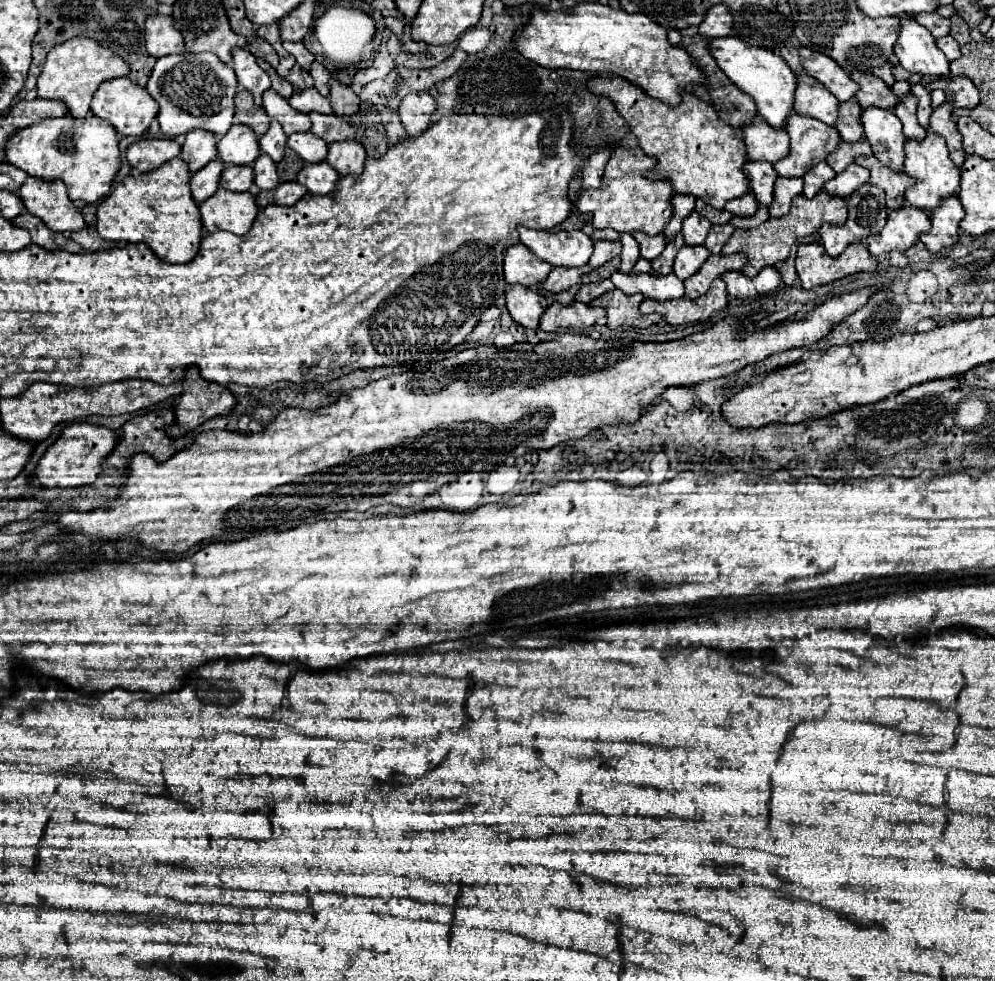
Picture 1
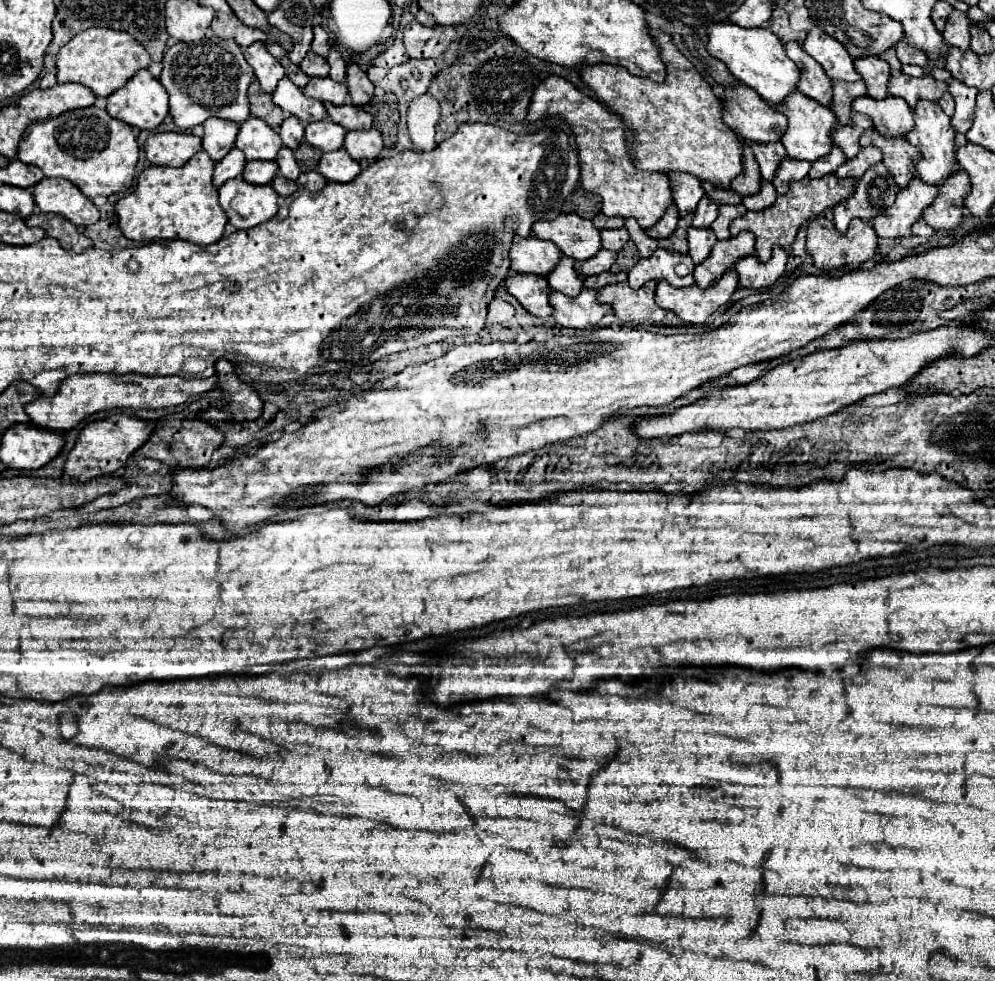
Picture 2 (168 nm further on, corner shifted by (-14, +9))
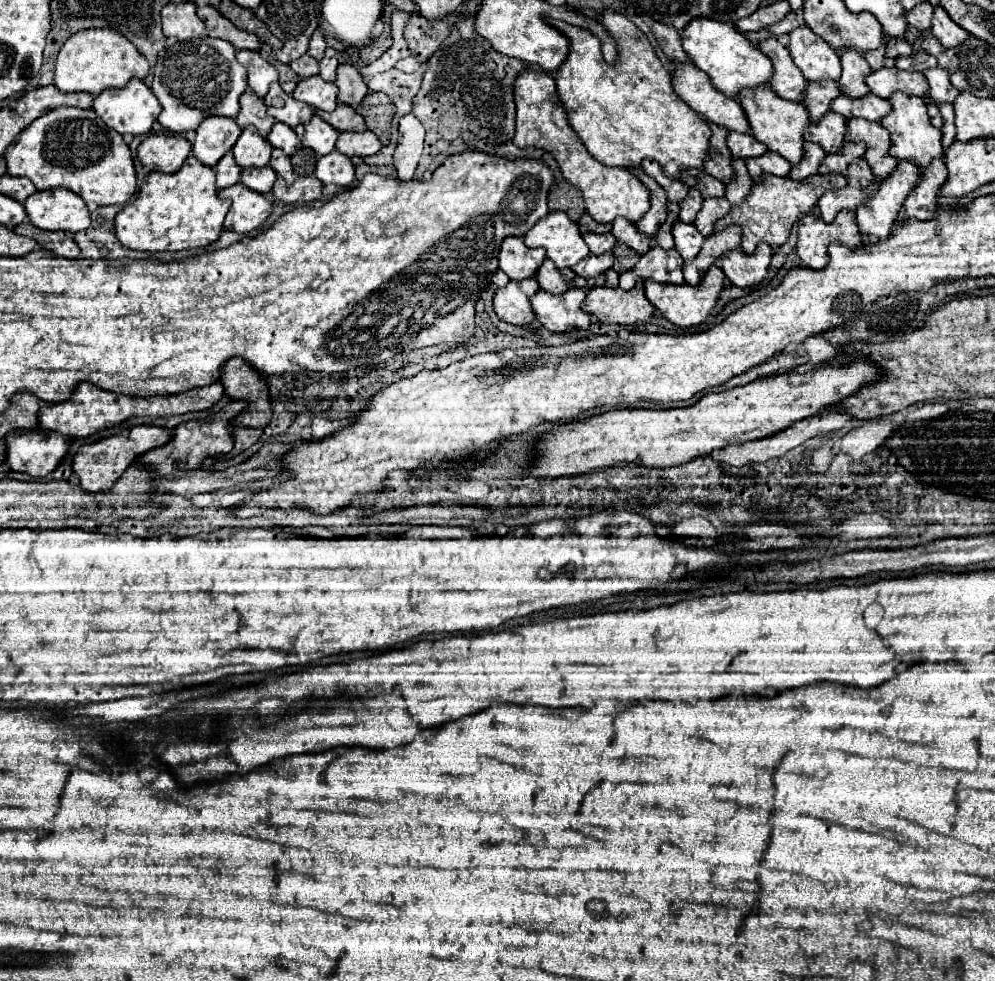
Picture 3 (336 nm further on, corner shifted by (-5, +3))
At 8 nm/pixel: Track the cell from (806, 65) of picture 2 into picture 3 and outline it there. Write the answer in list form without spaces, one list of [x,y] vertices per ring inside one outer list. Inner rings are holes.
[[[768,38],[768,40],[760,42],[758,48],[762,48],[762,52],[774,64],[774,78],[770,80],[772,90],[786,100],[802,102],[808,80],[802,76],[802,72],[798,72],[798,68],[790,60],[788,48],[784,44],[780,44],[776,38]]]

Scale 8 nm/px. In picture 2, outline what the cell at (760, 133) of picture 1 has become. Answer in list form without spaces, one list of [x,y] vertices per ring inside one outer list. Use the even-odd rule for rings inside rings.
[[[735,84],[735,86],[725,86],[725,94],[723,94],[723,122],[735,130],[735,134],[739,134],[745,140],[753,140],[759,144],[767,144],[767,142],[779,142],[781,136],[787,130],[787,118],[783,118],[783,114],[779,114],[771,104],[763,102],[759,98],[759,94],[755,94],[755,90],[751,90],[745,84]]]

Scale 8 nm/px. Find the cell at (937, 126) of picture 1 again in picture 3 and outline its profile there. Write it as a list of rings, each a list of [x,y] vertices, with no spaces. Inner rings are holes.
[[[930,68],[924,72],[928,84],[930,84],[930,92],[928,96],[938,102],[938,104],[954,104],[956,96],[958,96],[958,90],[950,84],[950,78],[948,78],[948,72],[942,70],[942,68]]]

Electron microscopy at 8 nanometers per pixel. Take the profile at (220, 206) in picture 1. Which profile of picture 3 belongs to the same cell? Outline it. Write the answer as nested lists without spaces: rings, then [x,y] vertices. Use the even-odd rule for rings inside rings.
[[[242,182],[218,192],[222,200],[230,200],[230,210],[224,220],[224,228],[248,234],[260,228],[272,214],[272,200],[266,194],[258,194],[246,188]]]

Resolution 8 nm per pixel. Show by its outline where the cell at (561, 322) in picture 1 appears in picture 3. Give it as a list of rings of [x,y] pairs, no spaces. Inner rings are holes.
[[[570,288],[564,296],[554,296],[554,294],[540,290],[532,298],[532,308],[534,308],[534,314],[540,320],[540,324],[544,328],[548,328],[550,332],[570,332],[570,330],[576,330],[576,328],[586,330],[590,326],[590,314],[586,314],[582,310],[584,298],[586,298],[586,292],[582,288]]]

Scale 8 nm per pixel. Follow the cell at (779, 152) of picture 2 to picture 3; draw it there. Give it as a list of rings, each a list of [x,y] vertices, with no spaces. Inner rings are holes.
[[[730,132],[728,134],[728,148],[734,158],[748,160],[752,156],[762,156],[768,152],[768,148],[758,142],[752,134],[740,134],[740,132]]]

